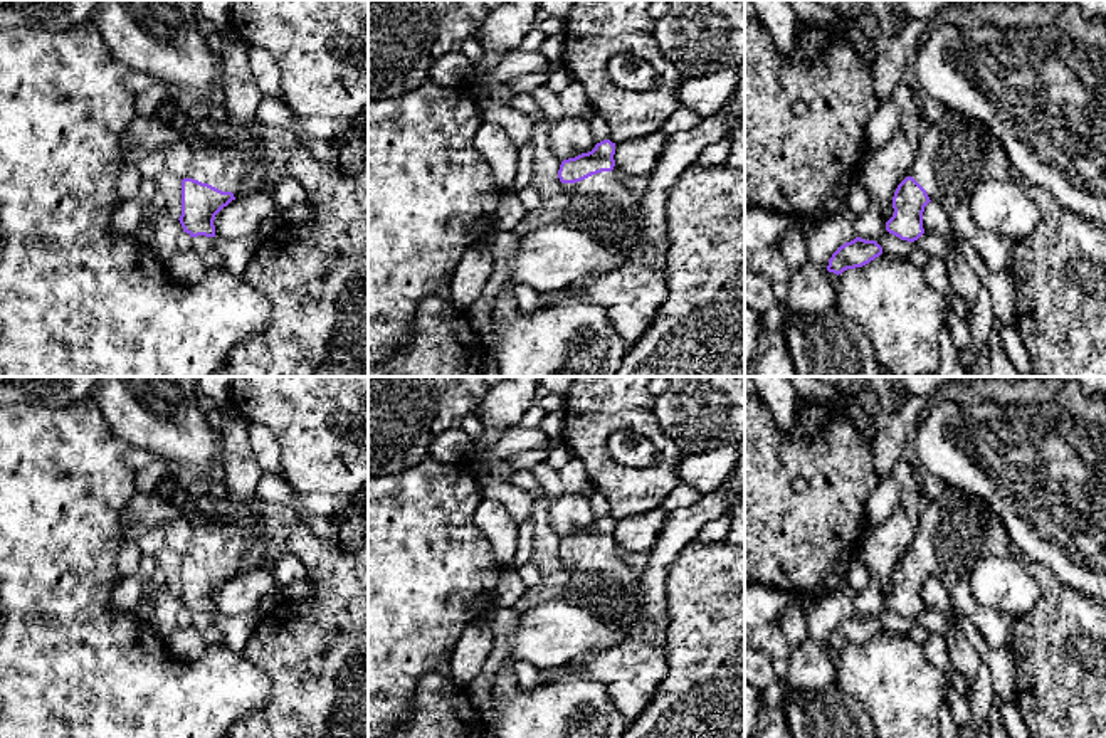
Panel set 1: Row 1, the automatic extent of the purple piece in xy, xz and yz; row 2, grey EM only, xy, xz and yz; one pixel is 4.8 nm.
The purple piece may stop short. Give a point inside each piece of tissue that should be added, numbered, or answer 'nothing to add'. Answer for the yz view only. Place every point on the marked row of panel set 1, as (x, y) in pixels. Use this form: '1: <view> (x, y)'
1: yz (957, 153)

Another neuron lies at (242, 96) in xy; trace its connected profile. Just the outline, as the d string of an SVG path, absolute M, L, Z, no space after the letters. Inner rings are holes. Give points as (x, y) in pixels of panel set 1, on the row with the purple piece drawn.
M220 32L217 45L224 57L222 79L225 86L225 99L222 104L237 128L234 138L242 141L250 133L261 131L261 128L254 124L254 118L262 99L262 92L250 74L245 44L240 40L224 40Z

